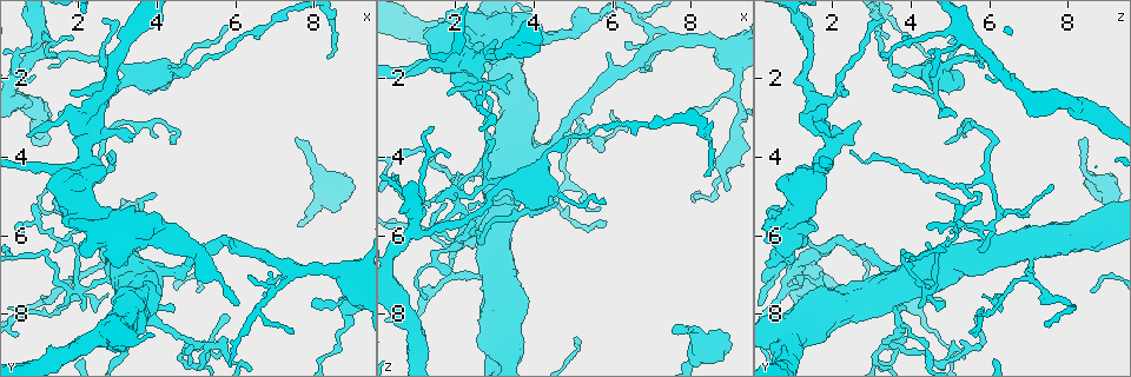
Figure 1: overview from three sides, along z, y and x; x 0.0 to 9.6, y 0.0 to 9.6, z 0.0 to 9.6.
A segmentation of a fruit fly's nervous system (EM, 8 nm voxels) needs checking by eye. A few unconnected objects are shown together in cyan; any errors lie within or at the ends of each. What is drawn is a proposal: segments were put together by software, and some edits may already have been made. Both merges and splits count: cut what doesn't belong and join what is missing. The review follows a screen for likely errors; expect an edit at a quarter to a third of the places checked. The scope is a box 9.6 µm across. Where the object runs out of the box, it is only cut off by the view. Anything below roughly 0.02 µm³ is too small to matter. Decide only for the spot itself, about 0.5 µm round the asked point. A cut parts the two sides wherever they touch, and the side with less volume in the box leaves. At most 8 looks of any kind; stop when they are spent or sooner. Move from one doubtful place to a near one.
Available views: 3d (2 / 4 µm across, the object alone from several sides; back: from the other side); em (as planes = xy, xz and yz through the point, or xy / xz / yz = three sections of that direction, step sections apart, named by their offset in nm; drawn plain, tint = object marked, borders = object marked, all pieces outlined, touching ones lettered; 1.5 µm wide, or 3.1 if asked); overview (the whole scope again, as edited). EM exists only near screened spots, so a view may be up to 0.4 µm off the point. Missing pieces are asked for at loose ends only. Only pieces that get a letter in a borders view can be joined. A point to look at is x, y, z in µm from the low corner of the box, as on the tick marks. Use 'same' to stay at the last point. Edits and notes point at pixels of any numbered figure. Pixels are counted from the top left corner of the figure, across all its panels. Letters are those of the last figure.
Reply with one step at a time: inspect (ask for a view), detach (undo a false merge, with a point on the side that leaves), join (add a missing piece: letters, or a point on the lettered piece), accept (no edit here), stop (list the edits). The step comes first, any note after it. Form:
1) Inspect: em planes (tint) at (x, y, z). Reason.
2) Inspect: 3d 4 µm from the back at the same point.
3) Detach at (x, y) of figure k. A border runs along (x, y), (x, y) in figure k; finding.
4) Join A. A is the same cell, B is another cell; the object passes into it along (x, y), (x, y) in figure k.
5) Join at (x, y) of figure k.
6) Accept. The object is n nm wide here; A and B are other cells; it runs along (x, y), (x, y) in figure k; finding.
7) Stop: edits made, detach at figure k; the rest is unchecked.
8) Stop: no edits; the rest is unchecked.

Inspect: em planes (plain) at (5.65, 8.90, 5.30).

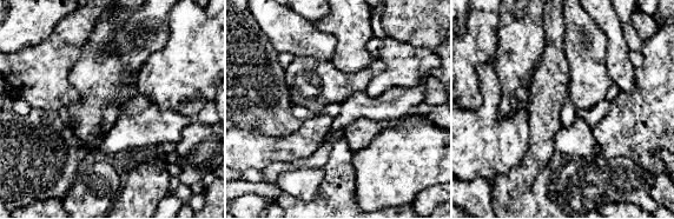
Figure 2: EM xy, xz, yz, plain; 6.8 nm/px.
Inspect: em planes (tint) at the same point.

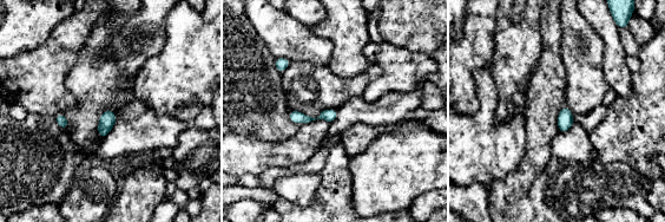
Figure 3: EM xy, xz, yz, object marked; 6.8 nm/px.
Inspect: em planes (borders) at the same point. See the neighbours.

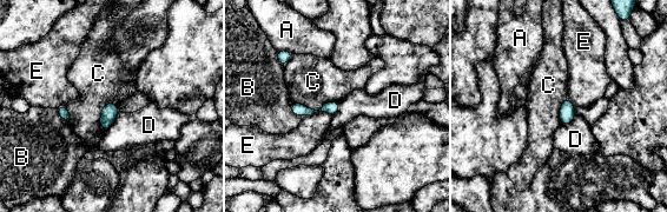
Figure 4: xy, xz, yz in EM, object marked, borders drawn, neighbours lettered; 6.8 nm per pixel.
Accept. A, B, C, D and E are other cells; none of them fits.

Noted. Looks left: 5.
Inspect: 3d 4 µm from the back at (7.45, 3.55, 8.50).

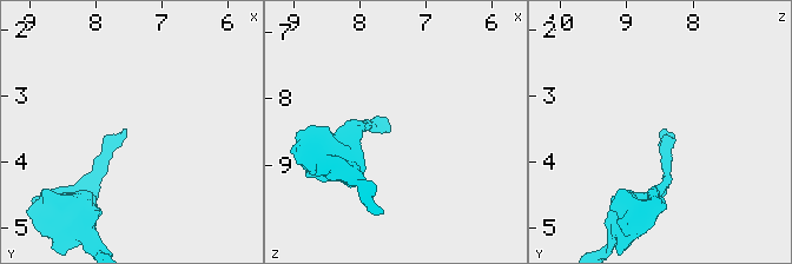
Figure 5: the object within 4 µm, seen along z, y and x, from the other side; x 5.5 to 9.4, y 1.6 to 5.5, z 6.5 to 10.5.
Inspect: em xy step 4 (tint) at (7.50, 3.55, 8.40). Need the tissue.

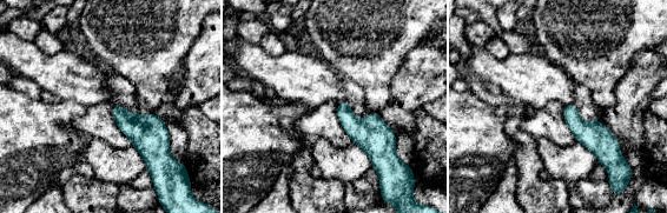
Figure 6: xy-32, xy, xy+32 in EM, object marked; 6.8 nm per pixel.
Inspect: em planes (borders) at the same point.

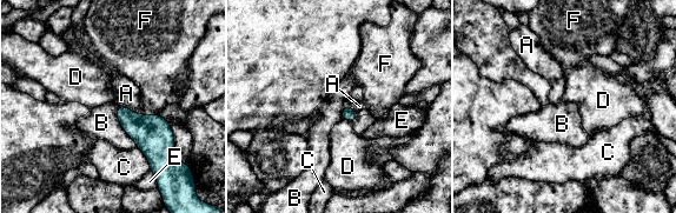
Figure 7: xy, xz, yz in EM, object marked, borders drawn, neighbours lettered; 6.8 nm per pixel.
Join A. A is the same cell, B, C, D, E and F are other cells; the neuron continues.

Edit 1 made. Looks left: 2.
Stop: edits made, join at figure 7; the rest is unchecked.

